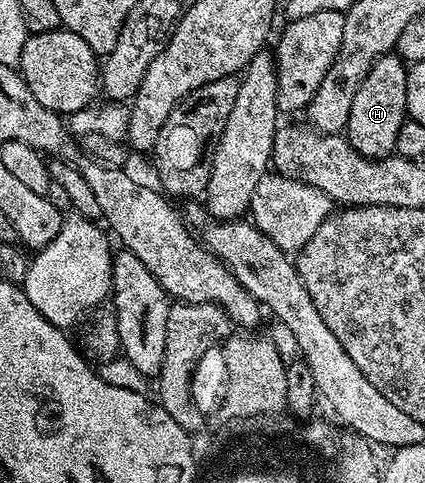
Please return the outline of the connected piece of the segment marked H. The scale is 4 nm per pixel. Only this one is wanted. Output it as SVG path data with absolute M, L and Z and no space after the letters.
M397 54L380 56L372 66L372 70L368 70L364 82L360 82L360 90L356 90L356 98L352 102L352 114L348 114L344 135L352 147L369 160L380 160L384 156L391 155L398 147L400 126L408 119L407 71L407 65Z

